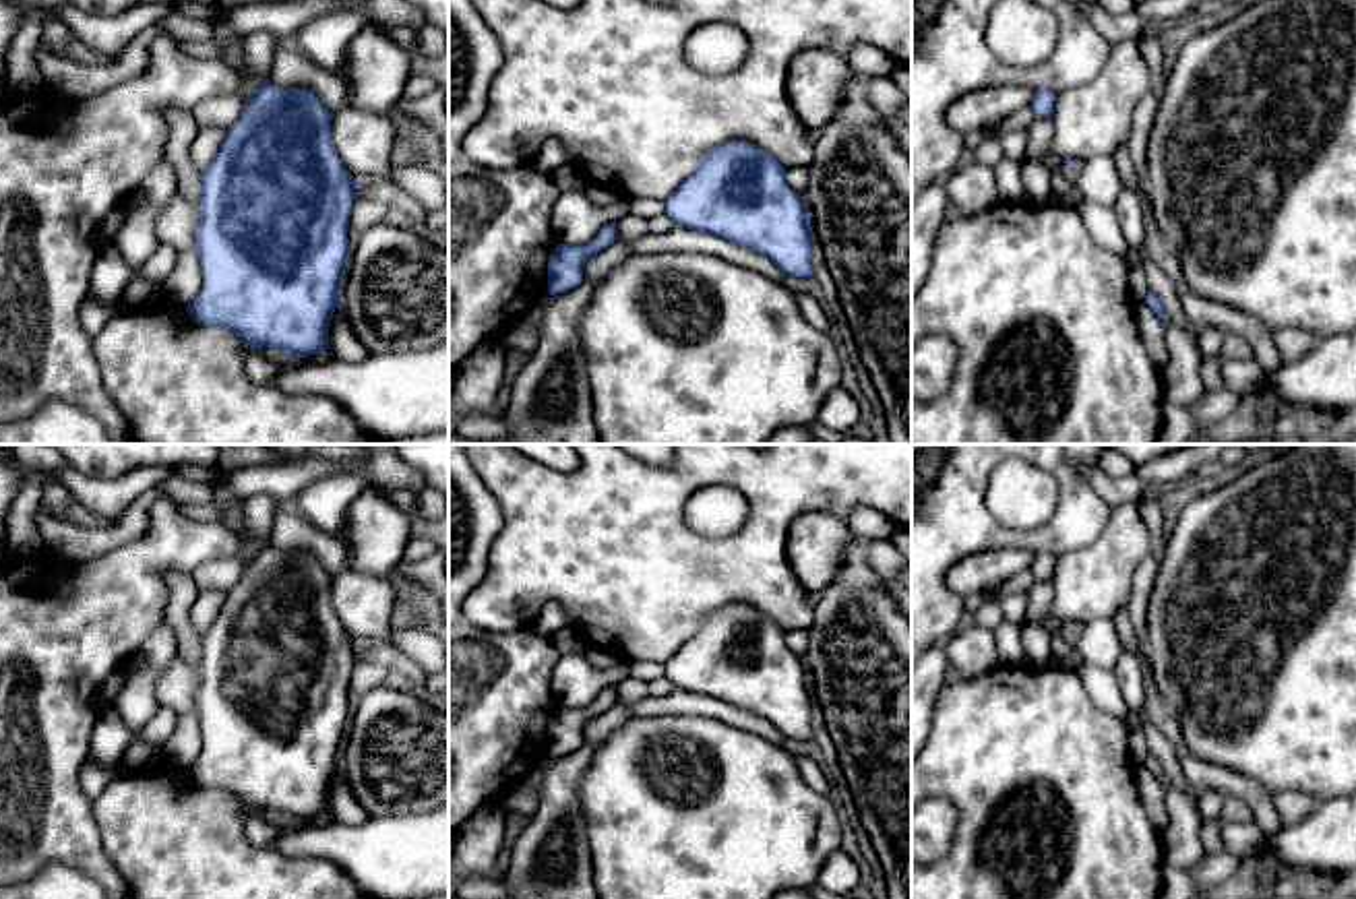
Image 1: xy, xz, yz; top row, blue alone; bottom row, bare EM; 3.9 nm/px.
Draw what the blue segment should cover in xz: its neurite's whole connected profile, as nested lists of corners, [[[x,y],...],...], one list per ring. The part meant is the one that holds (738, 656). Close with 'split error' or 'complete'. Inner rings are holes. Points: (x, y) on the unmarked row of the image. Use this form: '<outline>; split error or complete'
[[[750,603],[703,616],[699,630],[666,661],[680,690],[750,711],[790,740],[812,738],[810,676],[785,645],[785,630]]]; complete

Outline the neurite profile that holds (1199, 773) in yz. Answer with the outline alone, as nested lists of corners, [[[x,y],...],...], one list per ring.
[[[1184,750],[1178,756],[1178,761],[1180,761],[1186,783],[1197,794],[1203,789],[1218,789],[1224,796],[1240,798],[1253,812],[1253,820],[1257,823],[1257,827],[1265,837],[1286,827],[1273,802],[1273,794],[1269,794],[1257,781],[1236,771],[1230,771],[1222,765],[1207,763],[1197,754],[1193,754],[1191,750]]]

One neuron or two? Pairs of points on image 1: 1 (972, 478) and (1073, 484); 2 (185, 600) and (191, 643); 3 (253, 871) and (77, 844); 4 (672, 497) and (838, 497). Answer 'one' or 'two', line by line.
1: one
2: one
3: two
4: one

